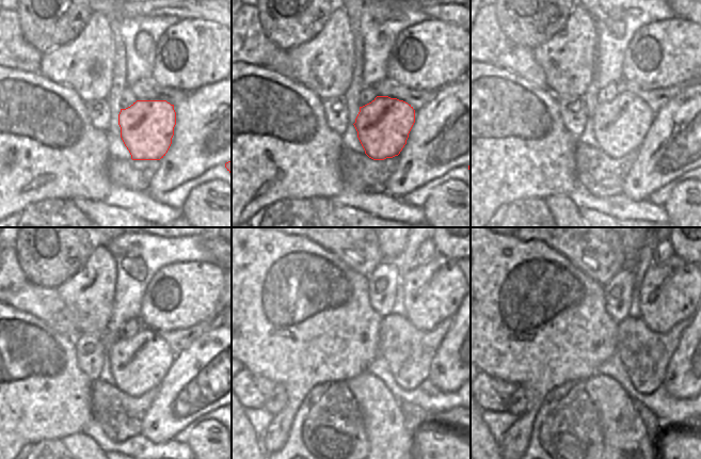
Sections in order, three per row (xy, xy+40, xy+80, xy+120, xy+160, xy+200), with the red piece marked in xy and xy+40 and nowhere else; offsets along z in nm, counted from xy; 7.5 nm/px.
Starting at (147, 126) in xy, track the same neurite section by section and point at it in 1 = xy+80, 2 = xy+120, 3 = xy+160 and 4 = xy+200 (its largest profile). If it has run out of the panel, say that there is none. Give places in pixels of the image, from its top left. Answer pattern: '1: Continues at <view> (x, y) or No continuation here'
1: Continues at xy+80 (620, 125)
2: Continues at xy+120 (140, 363)
3: Continues at xy+160 (400, 333)
4: Continues at xy+200 (679, 298).

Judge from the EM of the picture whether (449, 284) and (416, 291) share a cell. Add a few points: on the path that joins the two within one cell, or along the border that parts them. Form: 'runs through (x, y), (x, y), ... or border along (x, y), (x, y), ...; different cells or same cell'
border along (413, 270), (433, 278), (428, 307); different cells

